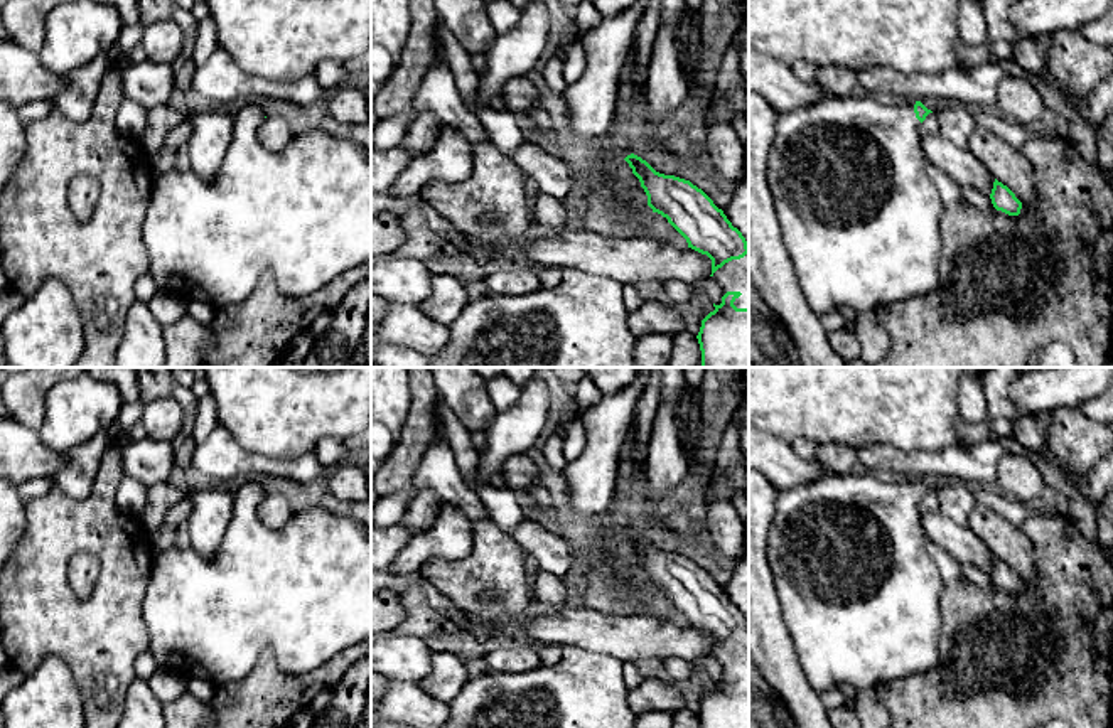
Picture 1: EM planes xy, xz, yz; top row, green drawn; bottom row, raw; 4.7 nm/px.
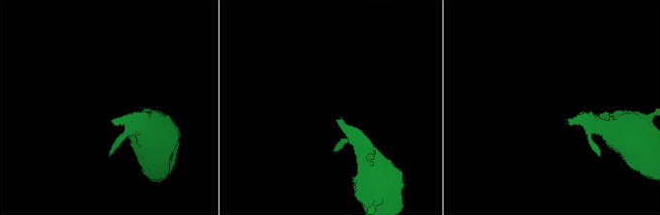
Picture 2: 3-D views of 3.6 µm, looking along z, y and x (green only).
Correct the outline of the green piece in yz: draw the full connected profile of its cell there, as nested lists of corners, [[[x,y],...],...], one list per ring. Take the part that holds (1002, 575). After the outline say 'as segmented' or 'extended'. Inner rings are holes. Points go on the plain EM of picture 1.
[[[997,556],[993,559],[990,576],[997,588],[1002,588],[1008,593],[1020,592],[1022,580],[1015,575],[1015,571],[1007,563],[998,559]]]; as segmented

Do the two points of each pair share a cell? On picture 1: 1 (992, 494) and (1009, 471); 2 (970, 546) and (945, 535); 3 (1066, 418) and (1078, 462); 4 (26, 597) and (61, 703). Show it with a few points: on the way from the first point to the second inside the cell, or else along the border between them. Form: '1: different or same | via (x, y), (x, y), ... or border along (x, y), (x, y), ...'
1: different | border along (994, 486), (1021, 501), (1034, 503)
2: same | via (963, 545), (951, 536)
3: same | via (1068, 428), (1078, 444), (1078, 452)
4: different | border along (26, 674), (44, 659), (58, 656), (76, 685)

